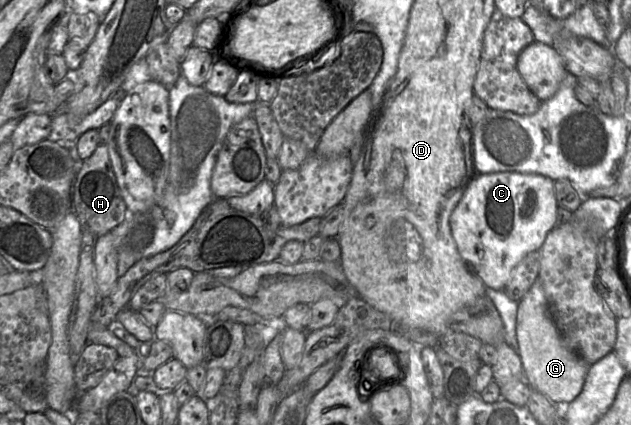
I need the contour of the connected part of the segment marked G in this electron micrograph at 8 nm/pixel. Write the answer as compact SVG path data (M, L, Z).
M538 278L519 302L516 335L524 379L530 388L544 394L559 407L572 402L583 389L590 365L563 342Z

